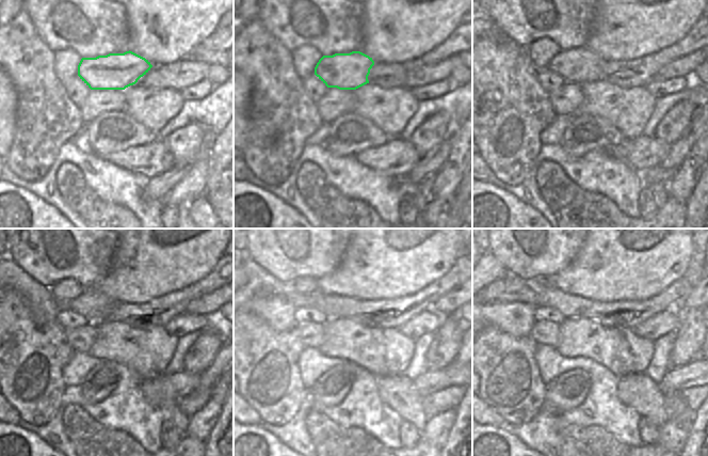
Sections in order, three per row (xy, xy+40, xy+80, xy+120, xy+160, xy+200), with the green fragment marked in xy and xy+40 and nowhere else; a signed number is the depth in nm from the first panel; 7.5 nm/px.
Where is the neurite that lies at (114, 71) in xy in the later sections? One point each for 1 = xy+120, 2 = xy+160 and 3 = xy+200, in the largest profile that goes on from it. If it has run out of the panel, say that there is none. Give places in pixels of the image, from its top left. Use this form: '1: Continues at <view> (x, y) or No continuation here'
1: Continues at xy+120 (94, 305)
2: Continues at xy+160 (298, 300)
3: Continues at xy+200 (509, 288).

